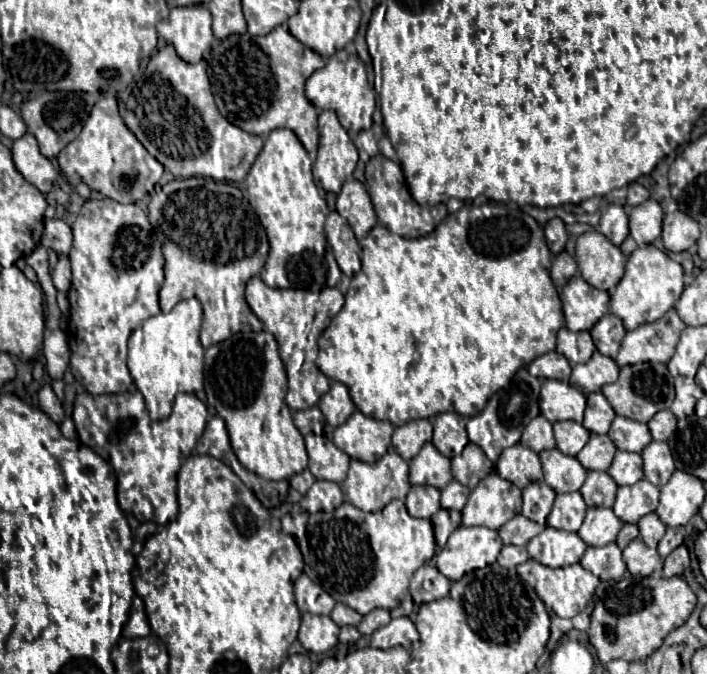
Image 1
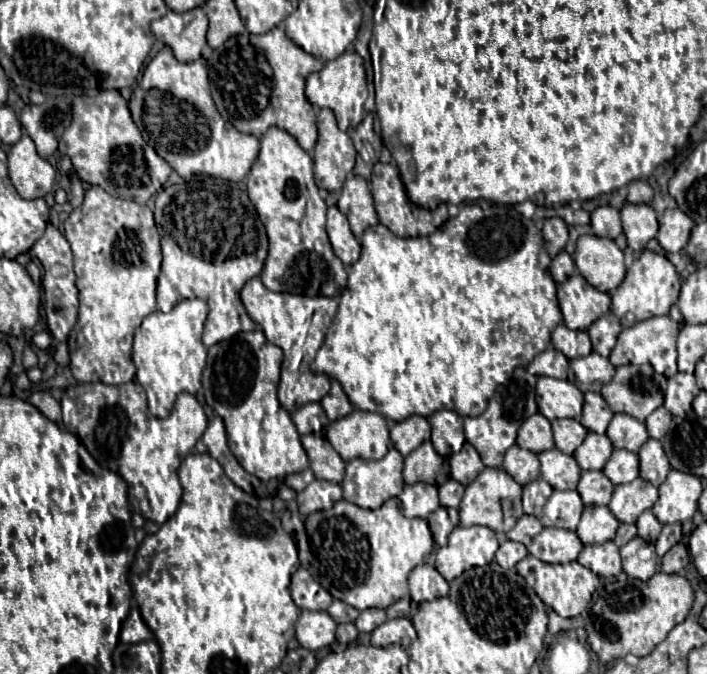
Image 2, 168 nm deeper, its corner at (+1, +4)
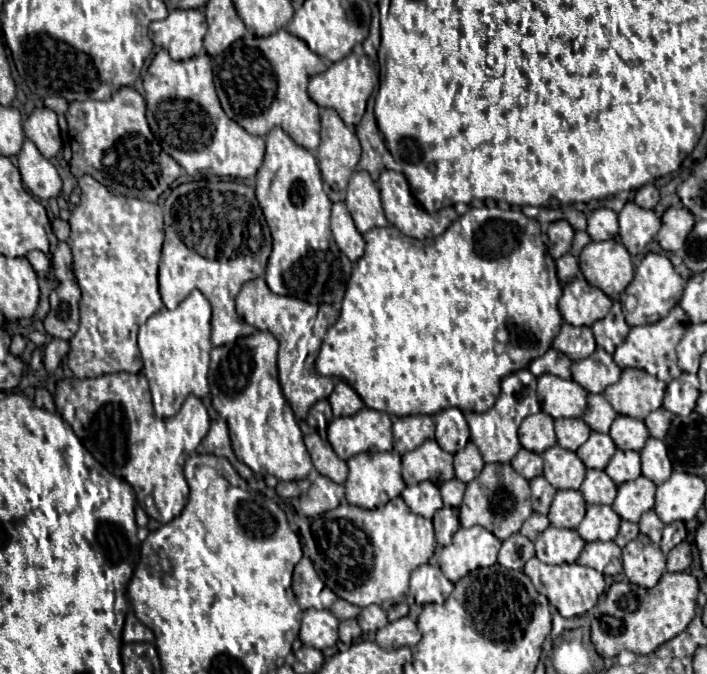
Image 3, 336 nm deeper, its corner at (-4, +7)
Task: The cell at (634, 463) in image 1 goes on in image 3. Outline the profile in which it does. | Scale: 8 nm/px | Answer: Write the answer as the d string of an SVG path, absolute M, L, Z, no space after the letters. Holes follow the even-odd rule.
M616 450L606 472L616 484L636 480L640 476L640 454L632 450Z

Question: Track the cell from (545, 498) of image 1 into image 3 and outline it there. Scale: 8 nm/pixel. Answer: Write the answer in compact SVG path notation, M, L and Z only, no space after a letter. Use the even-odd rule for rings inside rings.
M544 476L532 478L530 488L532 488L532 508L534 508L534 512L548 514L550 504L552 504L554 494L556 494L556 488Z

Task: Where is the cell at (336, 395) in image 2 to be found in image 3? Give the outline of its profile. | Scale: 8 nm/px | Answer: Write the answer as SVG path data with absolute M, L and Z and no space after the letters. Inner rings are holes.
M342 380L336 382L336 388L334 392L330 394L330 404L332 404L332 410L334 410L334 416L352 416L356 414L358 410L364 408L364 402L360 400L360 396L356 396L356 392Z

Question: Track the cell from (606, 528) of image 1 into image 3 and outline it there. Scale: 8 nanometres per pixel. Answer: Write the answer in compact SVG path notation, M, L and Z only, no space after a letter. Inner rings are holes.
M588 506L584 520L576 528L576 532L586 542L608 542L618 534L620 516L612 510L612 506Z

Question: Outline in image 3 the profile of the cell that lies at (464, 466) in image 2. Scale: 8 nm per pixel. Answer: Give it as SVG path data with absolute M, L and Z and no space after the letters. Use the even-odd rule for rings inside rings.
M468 442L464 450L454 454L454 472L456 472L456 478L462 482L474 480L480 474L482 466L484 466L484 460L472 442Z

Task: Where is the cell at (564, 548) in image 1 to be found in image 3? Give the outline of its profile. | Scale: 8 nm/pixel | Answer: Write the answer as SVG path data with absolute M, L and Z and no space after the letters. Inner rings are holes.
M548 526L534 542L536 558L546 564L572 564L584 548L584 540L576 530Z

